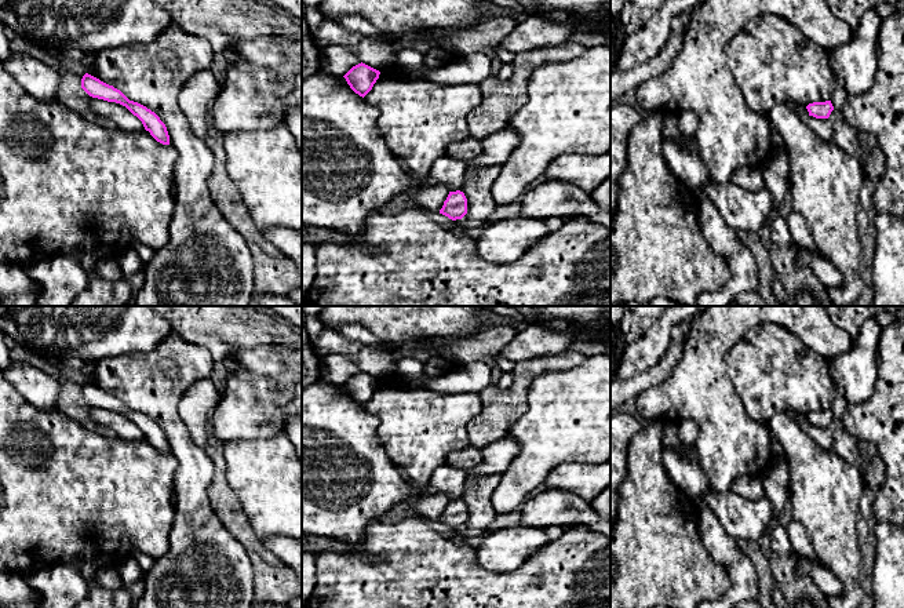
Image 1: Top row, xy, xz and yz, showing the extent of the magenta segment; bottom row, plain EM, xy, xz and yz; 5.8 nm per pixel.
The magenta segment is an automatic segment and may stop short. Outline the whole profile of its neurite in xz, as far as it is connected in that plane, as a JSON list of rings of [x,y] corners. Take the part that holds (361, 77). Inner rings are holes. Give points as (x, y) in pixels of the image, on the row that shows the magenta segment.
[[[361,62],[353,66],[343,77],[350,88],[364,98],[372,90],[373,84],[379,79],[379,74],[379,70]]]

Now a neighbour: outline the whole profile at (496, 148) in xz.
[[[568,41],[558,45],[543,45],[518,52],[511,63],[513,73],[506,80],[497,77],[495,68],[495,72],[481,84],[482,102],[467,117],[470,136],[482,142],[482,152],[473,161],[473,165],[503,165],[518,145],[521,135],[508,125],[508,120],[528,102],[528,79],[532,72],[547,63],[565,62],[576,58],[584,51],[584,45]]]

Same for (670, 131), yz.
[[[667,113],[663,119],[661,141],[674,141],[682,146],[686,146],[690,152],[696,153],[696,143],[693,138],[685,138],[678,127],[677,113]]]

